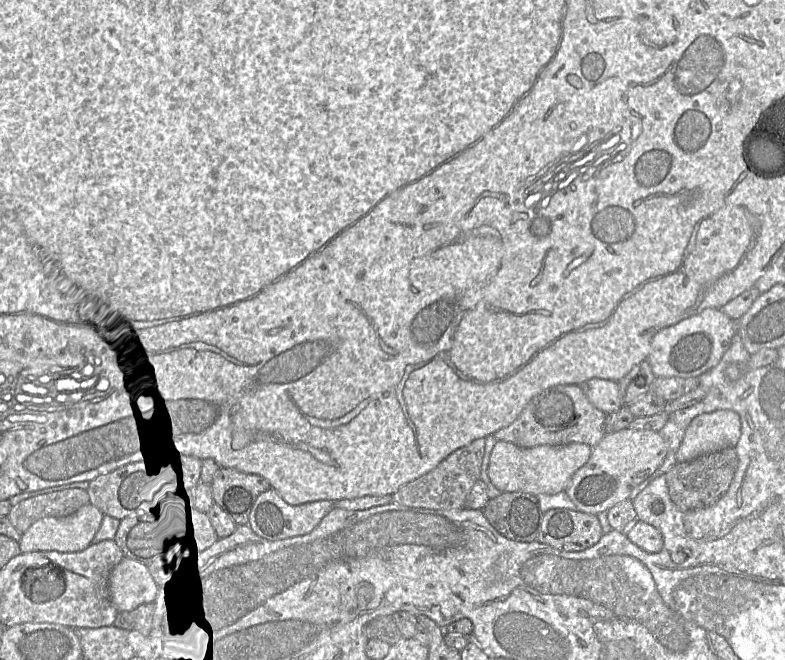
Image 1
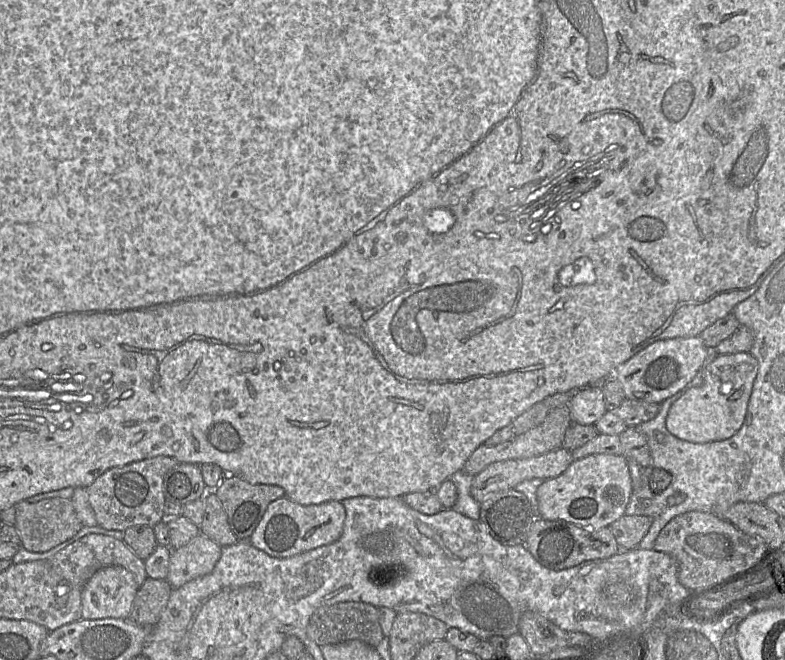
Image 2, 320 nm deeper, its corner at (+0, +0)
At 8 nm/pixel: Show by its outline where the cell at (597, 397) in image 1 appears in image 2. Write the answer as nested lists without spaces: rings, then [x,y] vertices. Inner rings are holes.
[[[591,386],[574,391],[569,409],[573,424],[595,424],[606,413],[603,388]]]

